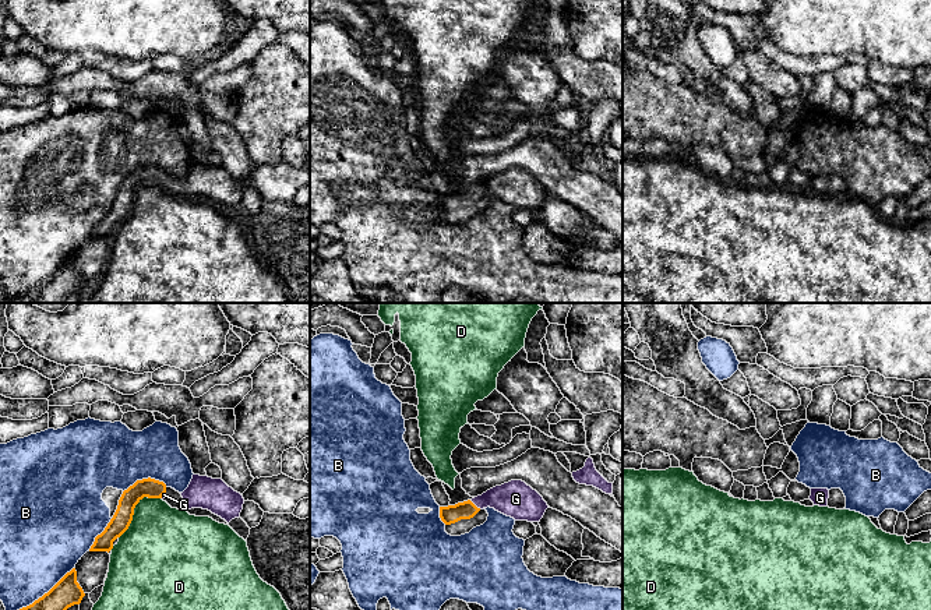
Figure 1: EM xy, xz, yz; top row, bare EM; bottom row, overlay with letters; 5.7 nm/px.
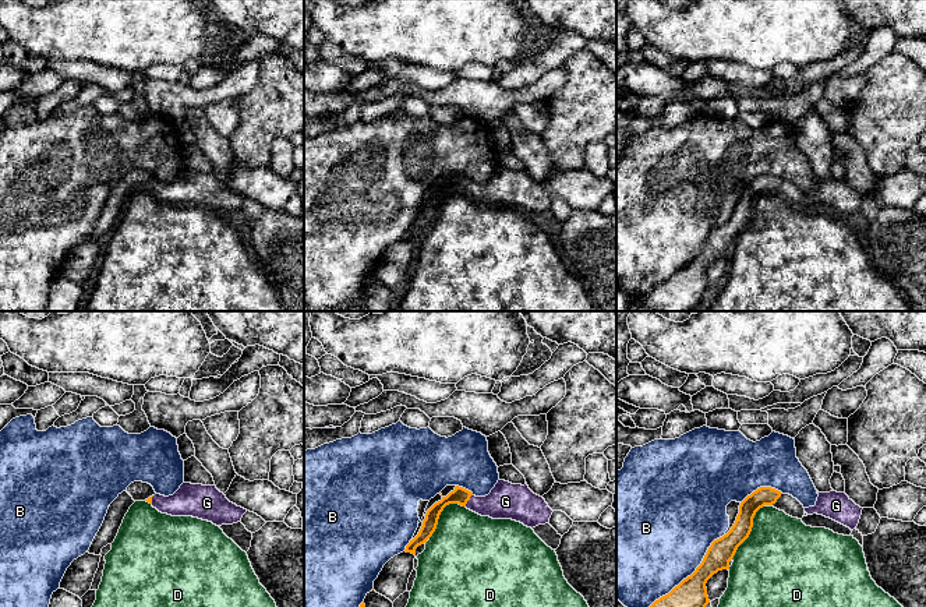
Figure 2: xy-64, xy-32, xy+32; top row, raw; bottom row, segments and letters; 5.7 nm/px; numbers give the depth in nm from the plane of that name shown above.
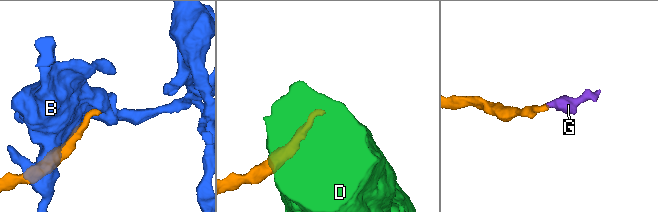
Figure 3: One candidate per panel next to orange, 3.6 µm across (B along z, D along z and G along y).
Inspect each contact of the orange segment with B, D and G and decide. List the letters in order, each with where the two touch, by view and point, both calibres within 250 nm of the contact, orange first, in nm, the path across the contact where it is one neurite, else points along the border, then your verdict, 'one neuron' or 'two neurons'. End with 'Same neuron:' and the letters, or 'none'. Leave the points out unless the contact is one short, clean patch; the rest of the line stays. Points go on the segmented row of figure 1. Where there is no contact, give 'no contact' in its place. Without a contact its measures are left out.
B: xy (45, 593) | 160/420 nm | two neurons
D: xy (133, 510) | 110/420 nm | along xy (161, 497), (144, 497), (136, 506), (129, 528), (119, 538) | two neurons
G: xz (473, 504) | 110/220 nm | across xz (466, 510), (473, 504), (487, 499), (515, 499) | one neuron
Same neuron: G

